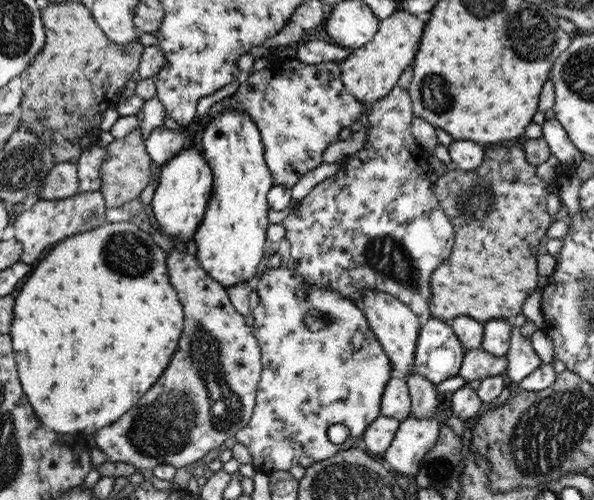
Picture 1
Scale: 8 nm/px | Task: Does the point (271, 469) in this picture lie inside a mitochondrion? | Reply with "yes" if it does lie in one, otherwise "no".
no

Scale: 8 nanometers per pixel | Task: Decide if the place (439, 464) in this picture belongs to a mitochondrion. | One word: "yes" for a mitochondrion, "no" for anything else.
yes

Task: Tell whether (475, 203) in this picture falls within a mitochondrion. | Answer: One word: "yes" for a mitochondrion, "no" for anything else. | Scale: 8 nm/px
yes

